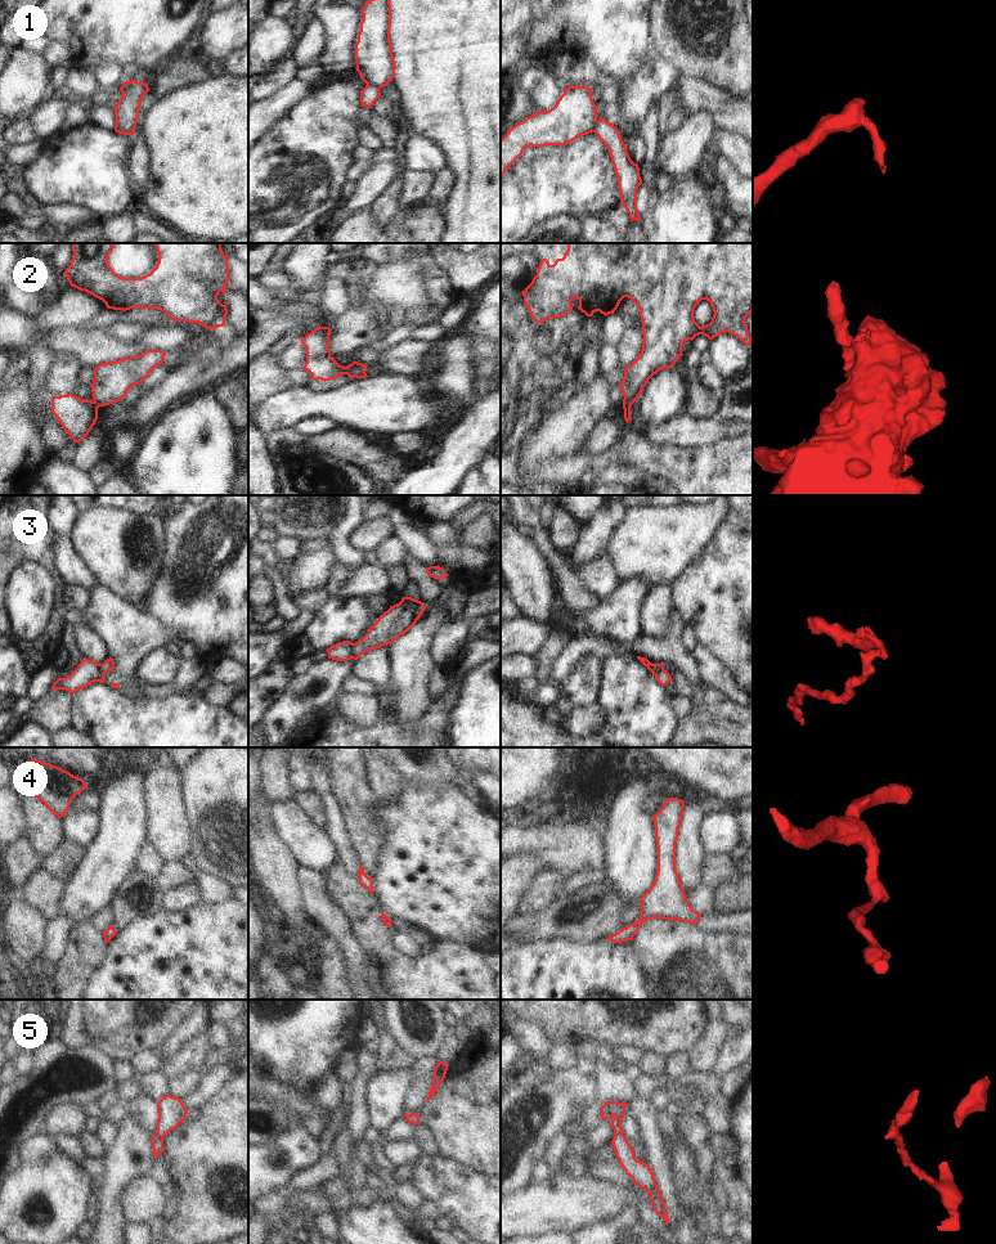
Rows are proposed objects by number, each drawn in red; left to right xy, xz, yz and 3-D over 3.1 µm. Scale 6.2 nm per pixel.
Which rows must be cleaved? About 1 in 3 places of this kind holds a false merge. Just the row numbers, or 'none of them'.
1, 2, 3

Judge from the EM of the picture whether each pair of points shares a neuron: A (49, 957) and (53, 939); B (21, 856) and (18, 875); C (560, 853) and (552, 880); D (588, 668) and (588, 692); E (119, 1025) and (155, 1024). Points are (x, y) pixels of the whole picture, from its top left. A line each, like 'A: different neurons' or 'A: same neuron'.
A: same neuron
B: same neuron
C: different neurons
D: same neuron
E: same neuron

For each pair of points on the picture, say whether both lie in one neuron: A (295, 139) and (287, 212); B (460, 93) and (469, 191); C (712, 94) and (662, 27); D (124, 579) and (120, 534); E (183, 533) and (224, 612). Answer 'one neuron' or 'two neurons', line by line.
A: one neuron
B: one neuron
C: two neurons
D: one neuron
E: one neuron

